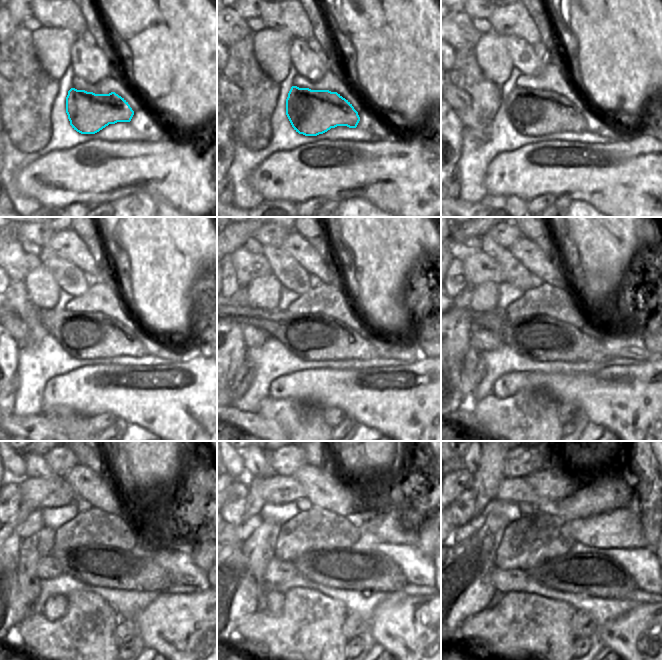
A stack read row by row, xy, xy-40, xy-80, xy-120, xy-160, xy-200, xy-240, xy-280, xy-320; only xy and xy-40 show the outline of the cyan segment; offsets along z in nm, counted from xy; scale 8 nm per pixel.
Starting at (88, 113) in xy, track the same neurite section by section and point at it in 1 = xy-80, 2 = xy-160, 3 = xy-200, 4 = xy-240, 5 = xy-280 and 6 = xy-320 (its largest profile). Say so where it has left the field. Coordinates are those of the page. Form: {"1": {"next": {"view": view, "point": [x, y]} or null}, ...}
{"1": {"next": {"view": "xy-80", "point": [532, 112]}}, "2": {"next": {"view": "xy-160", "point": [311, 337]}}, "3": {"next": {"view": "xy-200", "point": [538, 338]}}, "4": {"next": {"view": "xy-240", "point": [95, 565]}}, "5": {"next": {"view": "xy-280", "point": [343, 568]}}, "6": {"next": {"view": "xy-320", "point": [588, 573]}}}

